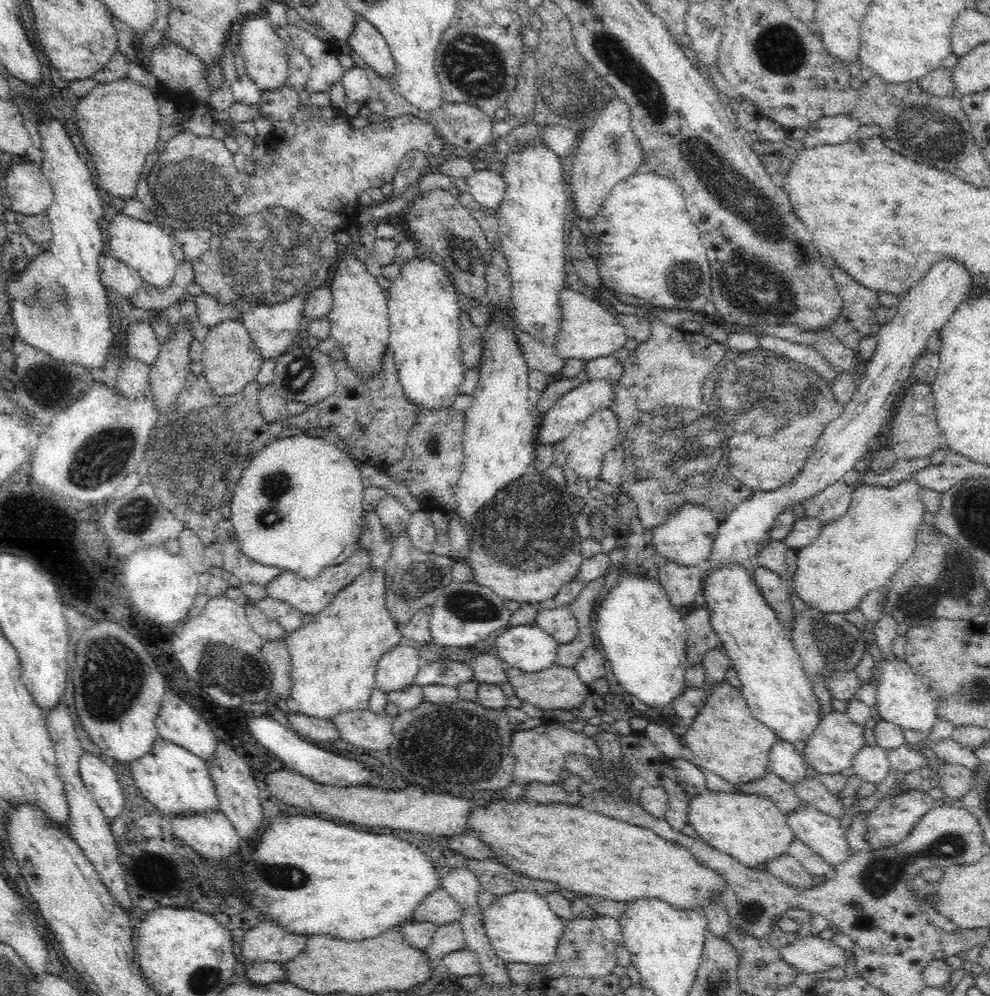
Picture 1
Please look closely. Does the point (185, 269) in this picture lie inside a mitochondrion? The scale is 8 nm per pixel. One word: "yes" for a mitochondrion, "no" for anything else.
no

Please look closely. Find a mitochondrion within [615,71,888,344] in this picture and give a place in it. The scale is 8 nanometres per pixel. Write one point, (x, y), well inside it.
(723, 182)

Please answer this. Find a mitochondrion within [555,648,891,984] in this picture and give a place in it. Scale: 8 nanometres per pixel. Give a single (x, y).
(753, 912)

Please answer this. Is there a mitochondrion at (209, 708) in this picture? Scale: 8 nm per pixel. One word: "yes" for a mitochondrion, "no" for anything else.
no

